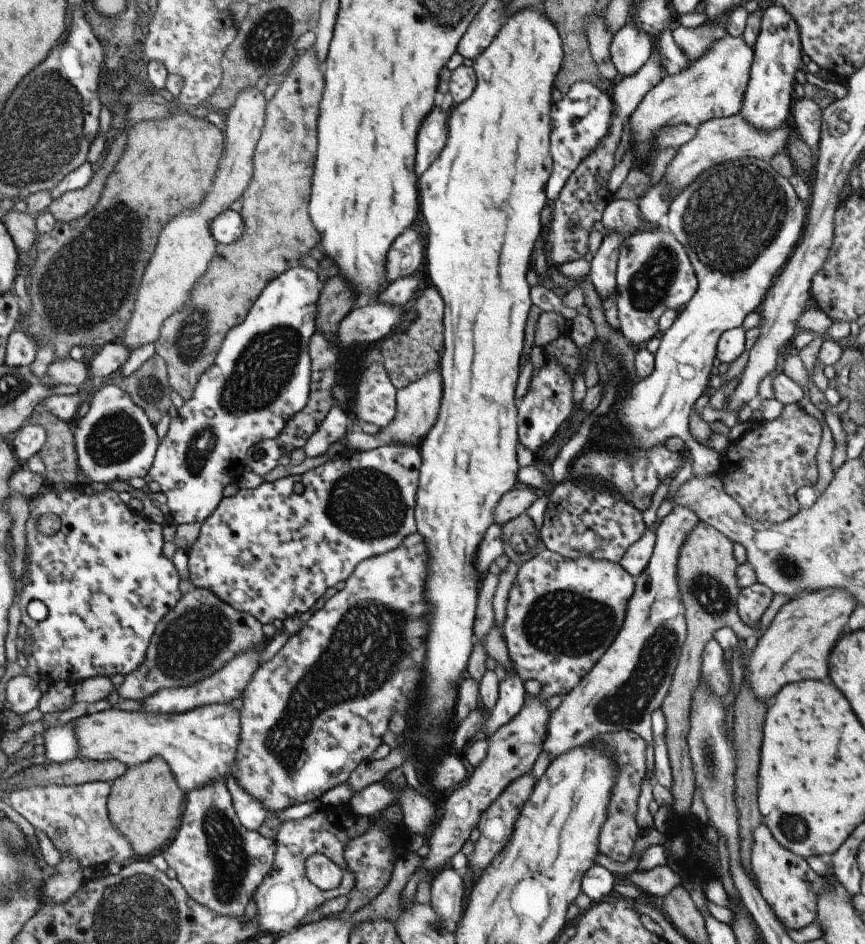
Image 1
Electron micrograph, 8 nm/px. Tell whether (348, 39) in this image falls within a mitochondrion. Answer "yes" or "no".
no

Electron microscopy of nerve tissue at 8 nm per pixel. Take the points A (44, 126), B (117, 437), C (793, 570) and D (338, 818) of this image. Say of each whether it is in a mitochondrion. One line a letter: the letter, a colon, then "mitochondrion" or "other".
A: mitochondrion
B: mitochondrion
C: mitochondrion
D: other

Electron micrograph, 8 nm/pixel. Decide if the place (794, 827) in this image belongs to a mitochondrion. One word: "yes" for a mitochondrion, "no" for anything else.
yes

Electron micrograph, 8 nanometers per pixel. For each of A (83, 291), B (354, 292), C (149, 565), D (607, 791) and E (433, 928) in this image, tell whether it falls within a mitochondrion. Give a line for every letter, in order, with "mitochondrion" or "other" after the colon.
A: mitochondrion
B: other
C: other
D: other
E: mitochondrion

